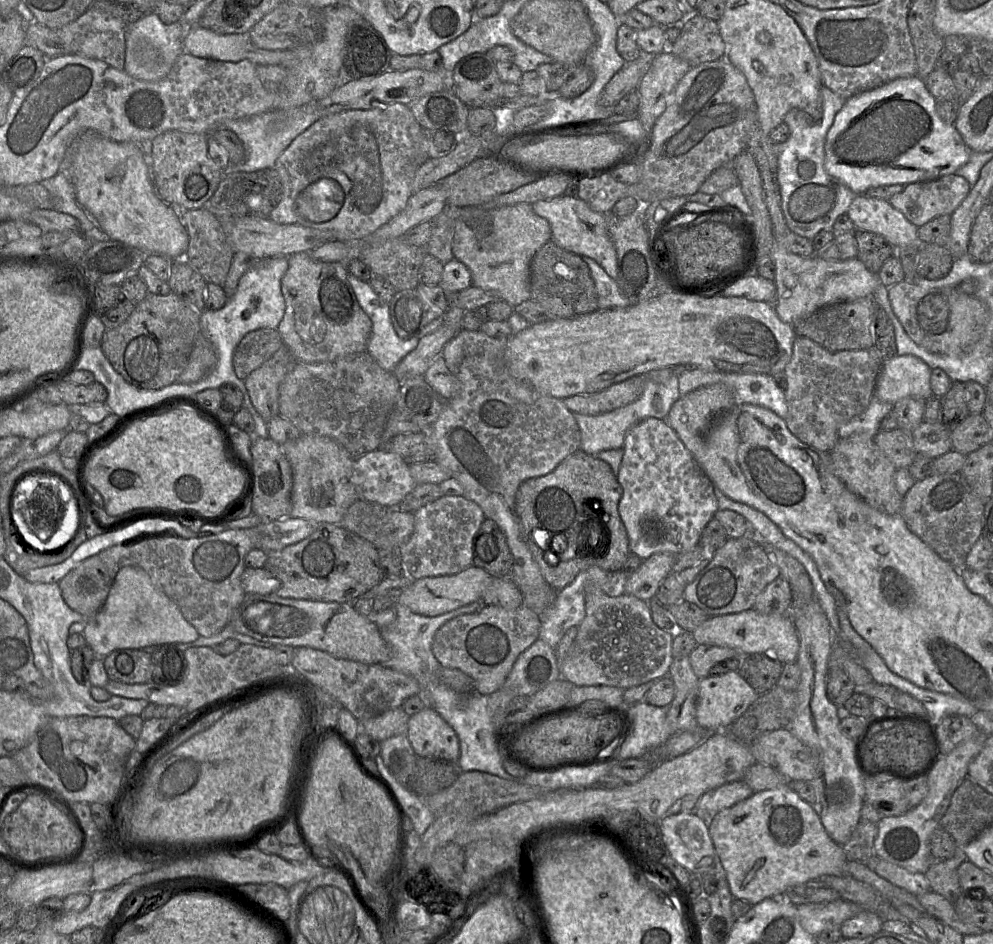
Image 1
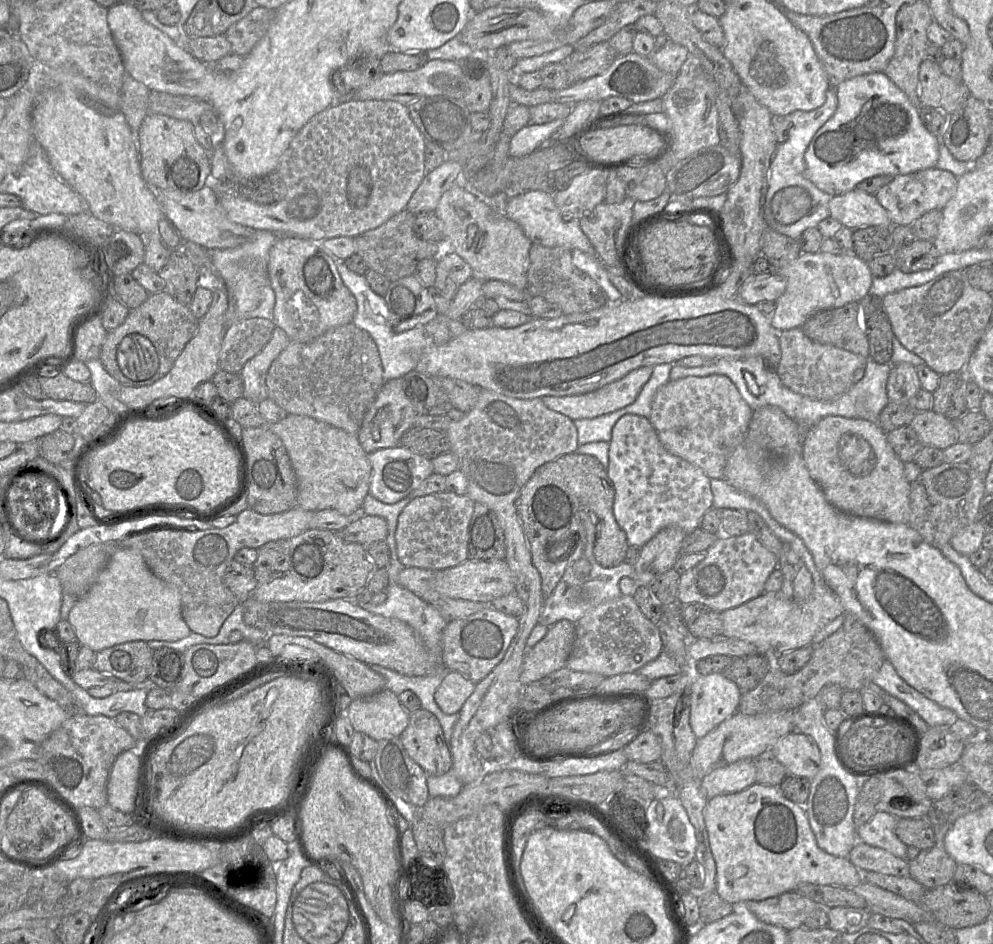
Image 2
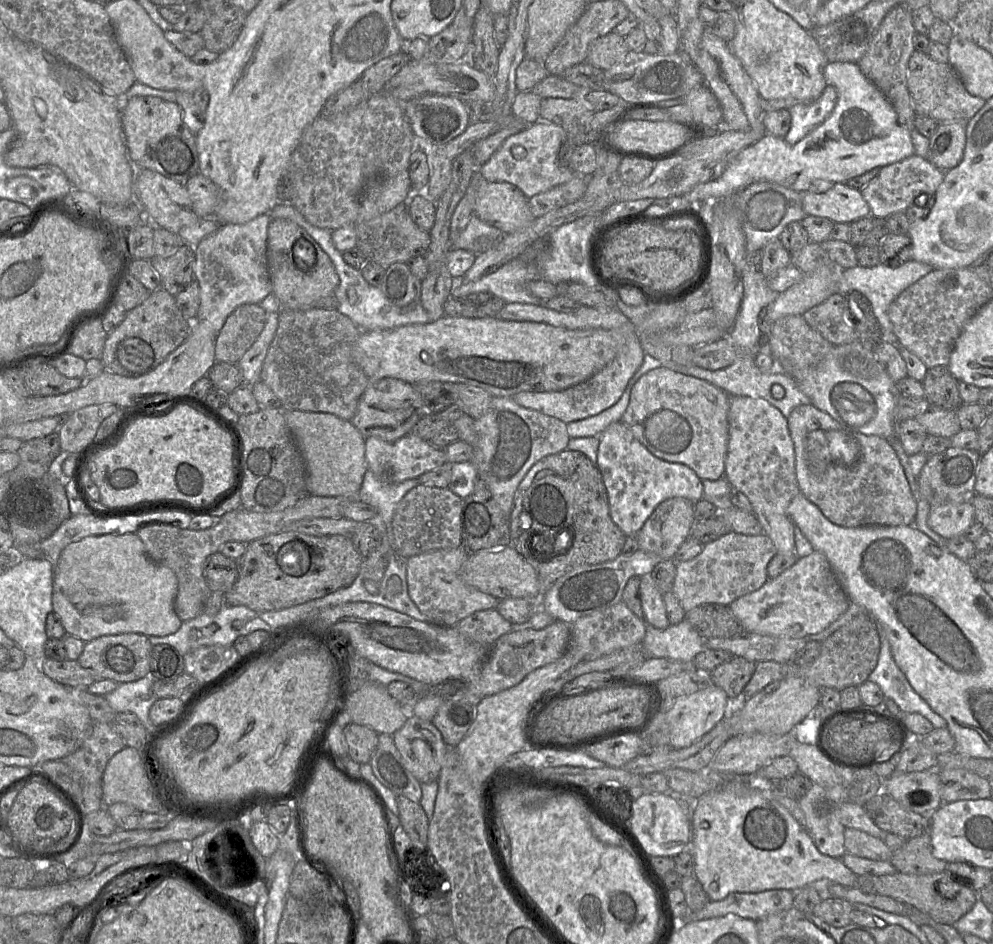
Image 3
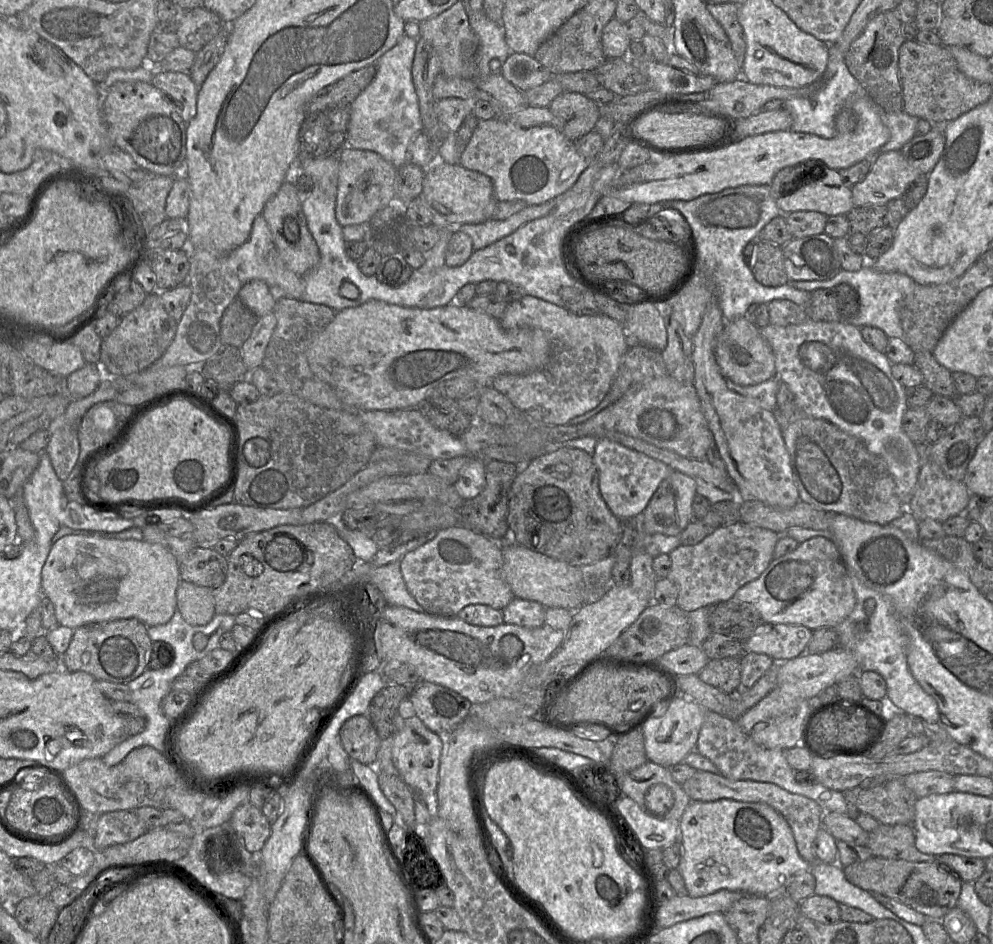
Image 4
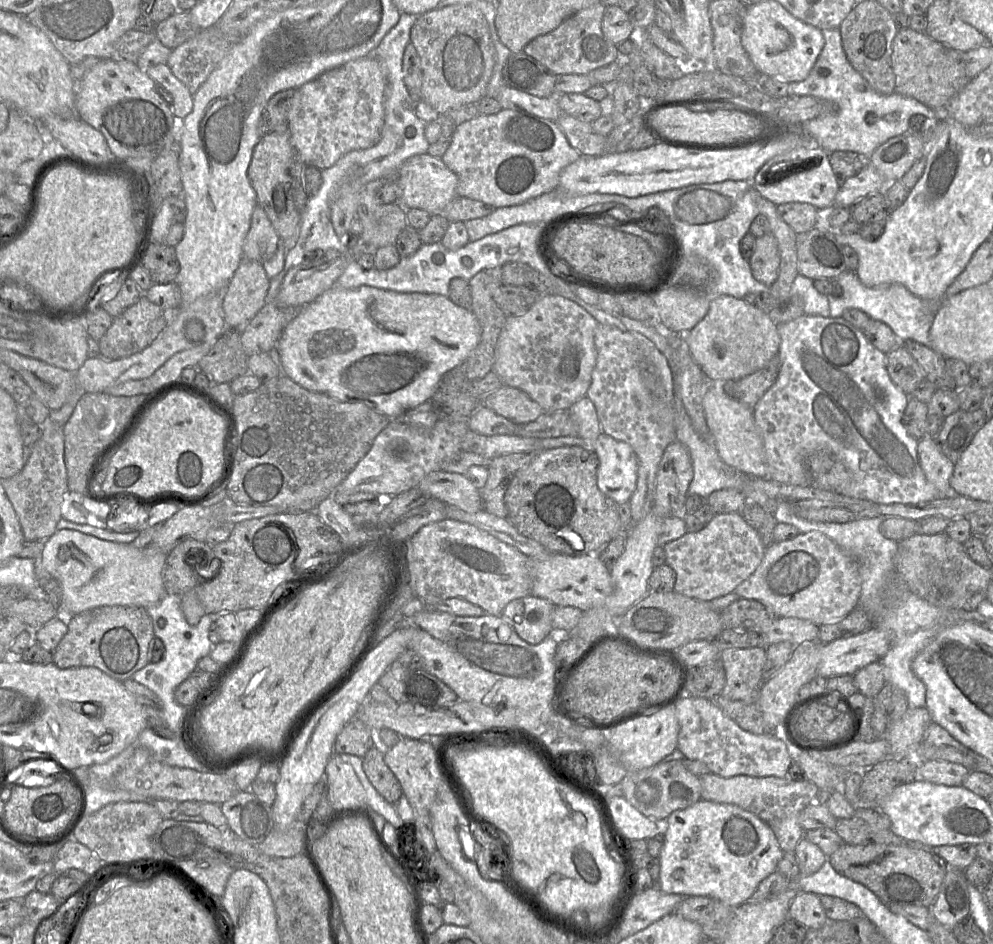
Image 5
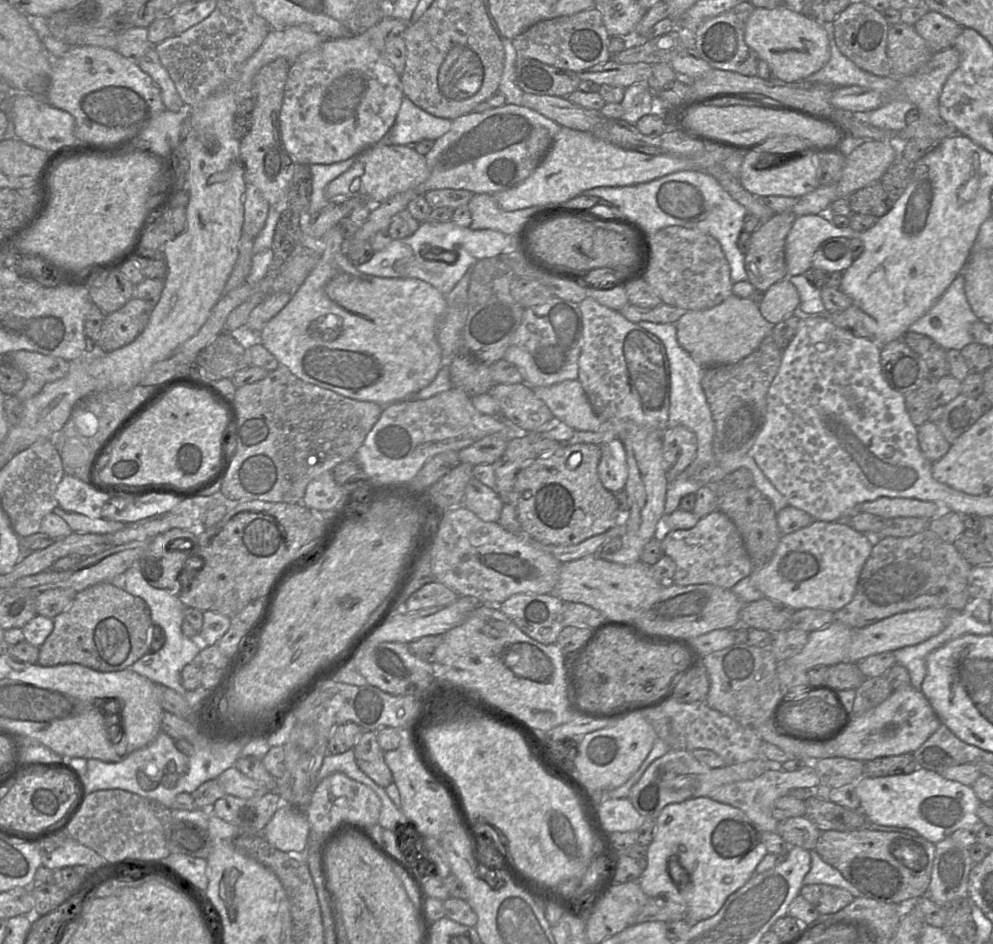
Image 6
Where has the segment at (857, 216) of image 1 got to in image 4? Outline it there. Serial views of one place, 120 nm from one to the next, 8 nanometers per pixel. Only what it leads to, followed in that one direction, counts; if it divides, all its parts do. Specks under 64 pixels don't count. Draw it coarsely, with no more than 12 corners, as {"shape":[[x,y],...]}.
{"shape":[[836,170],[775,198],[782,214],[815,211],[847,215],[851,187]]}

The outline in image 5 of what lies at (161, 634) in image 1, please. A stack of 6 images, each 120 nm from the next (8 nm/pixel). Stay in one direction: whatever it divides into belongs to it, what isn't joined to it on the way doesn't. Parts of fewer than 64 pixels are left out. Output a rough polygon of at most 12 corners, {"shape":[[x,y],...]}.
{"shape":[[61,529],[43,568],[60,614],[155,605],[167,555]]}

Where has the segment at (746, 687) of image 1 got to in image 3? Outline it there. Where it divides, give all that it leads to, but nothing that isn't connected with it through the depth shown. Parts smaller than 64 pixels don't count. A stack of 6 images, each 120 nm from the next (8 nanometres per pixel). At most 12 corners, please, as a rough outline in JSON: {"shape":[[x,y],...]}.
{"shape":[[714,684],[670,701],[668,745],[708,733],[733,702]]}

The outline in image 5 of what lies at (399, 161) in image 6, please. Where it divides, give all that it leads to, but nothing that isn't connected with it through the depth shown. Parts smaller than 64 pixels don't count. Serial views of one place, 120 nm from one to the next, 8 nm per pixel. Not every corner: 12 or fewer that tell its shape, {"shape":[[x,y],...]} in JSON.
{"shape":[[439,157],[409,158],[395,202],[441,215],[458,177]]}

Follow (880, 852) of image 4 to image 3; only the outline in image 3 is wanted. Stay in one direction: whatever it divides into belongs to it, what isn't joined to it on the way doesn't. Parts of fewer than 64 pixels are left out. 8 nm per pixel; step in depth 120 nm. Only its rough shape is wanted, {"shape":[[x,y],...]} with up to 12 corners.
{"shape":[[930,819],[921,835],[892,852],[897,872],[927,875],[946,870],[932,854]]}

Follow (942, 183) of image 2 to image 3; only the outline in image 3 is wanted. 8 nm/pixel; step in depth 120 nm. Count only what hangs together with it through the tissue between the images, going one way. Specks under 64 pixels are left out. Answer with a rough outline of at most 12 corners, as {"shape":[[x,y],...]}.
{"shape":[[916,153],[861,189],[871,214],[906,212],[946,171]]}

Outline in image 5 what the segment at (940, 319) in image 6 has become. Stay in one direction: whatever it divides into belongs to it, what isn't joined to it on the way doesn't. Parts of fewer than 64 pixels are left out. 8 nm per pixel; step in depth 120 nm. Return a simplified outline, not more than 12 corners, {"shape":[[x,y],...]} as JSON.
{"shape":[[855,272],[836,278],[830,317],[859,309],[888,325],[901,342],[931,347],[940,301],[901,284],[865,286]]}

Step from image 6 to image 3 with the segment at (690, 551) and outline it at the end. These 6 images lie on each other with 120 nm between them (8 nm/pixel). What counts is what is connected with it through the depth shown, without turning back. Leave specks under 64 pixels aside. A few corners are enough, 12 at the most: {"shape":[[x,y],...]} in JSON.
{"shape":[[730,531],[676,562],[686,613],[730,605],[766,583],[765,534]]}

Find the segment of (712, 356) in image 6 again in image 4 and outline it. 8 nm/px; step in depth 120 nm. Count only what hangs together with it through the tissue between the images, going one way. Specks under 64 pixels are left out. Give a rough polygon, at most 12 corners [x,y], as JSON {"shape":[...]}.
{"shape":[[745,316],[726,322],[715,356],[739,385],[776,376],[772,349]]}

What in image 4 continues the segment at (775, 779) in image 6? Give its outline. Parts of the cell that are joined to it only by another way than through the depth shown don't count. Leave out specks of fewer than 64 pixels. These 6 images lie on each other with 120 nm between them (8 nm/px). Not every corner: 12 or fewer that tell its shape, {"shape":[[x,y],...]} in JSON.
{"shape":[[696,771],[691,801],[763,803],[788,823],[809,864],[823,810],[775,784]]}

